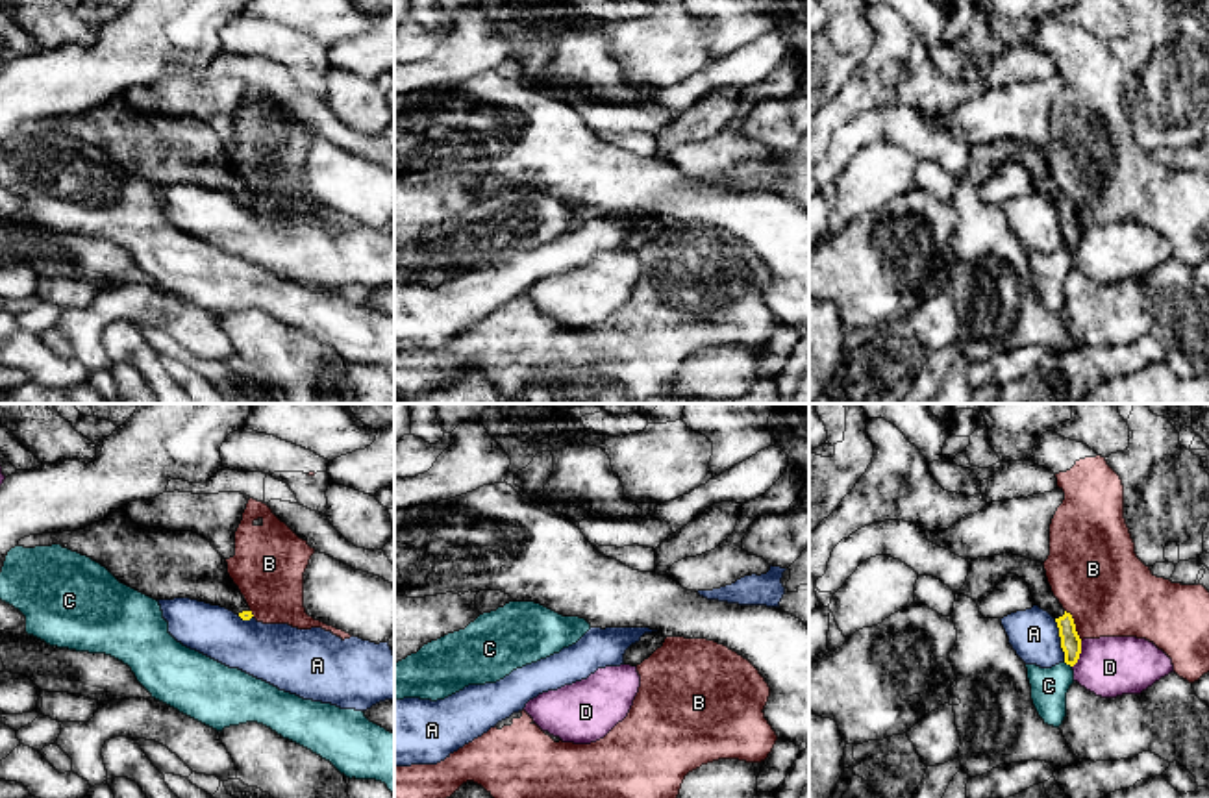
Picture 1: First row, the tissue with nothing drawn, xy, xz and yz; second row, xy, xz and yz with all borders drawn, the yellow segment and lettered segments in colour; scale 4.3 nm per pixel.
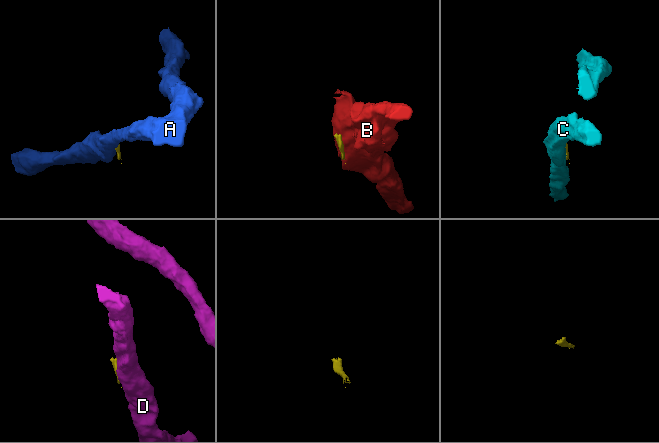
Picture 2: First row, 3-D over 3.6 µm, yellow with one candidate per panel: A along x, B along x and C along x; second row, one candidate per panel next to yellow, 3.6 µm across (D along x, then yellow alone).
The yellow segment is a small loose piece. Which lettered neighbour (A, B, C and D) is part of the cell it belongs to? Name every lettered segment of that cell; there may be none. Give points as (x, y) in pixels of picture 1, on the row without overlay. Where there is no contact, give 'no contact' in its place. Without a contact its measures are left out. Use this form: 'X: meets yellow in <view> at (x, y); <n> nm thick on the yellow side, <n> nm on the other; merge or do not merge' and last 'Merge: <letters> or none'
A: meets yellow in yz at (1061, 224); 90 nm thick on the yellow side, 220 nm on the other; do not merge
B: meets yellow in yz at (1074, 210); 90 nm thick on the yellow side, 400 nm on the other; do not merge
C: meets yellow in yz at (1067, 249); 90 nm thick on the yellow side, 160 nm on the other; do not merge
D: meets yellow in yz at (1080, 237); 90 nm thick on the yellow side, 260 nm on the other; do not merge
Merge: none

